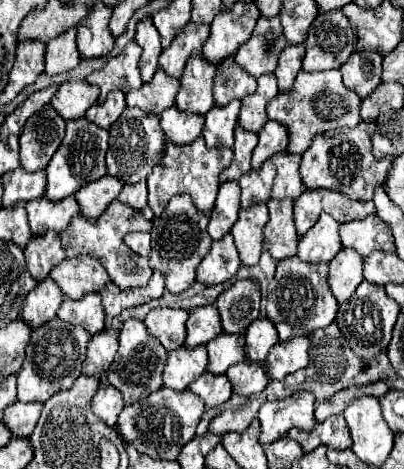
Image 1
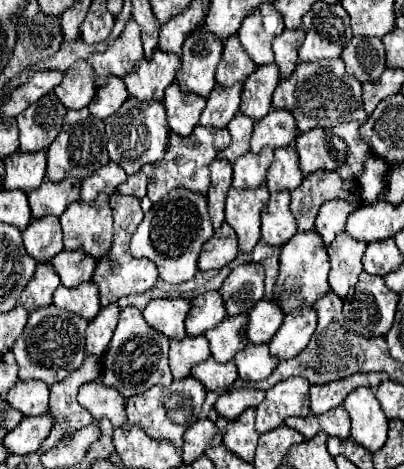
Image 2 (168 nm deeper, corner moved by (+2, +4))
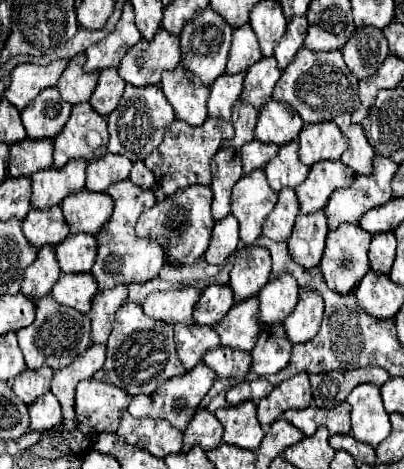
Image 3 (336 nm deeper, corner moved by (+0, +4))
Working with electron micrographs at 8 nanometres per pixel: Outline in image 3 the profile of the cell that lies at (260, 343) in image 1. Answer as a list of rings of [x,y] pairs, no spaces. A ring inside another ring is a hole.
[[[292,276],[272,278],[258,294],[260,320],[264,324],[280,324],[298,304],[298,284]]]

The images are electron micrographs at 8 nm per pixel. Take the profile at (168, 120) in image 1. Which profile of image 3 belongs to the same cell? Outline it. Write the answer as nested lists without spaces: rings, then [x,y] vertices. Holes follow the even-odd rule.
[[[176,66],[174,70],[164,72],[160,88],[172,104],[176,120],[182,120],[190,126],[200,126],[208,118],[206,110],[210,88],[192,78],[192,74],[184,68]]]

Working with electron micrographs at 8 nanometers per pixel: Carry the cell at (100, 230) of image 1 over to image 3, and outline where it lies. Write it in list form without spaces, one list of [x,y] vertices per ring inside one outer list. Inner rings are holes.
[[[80,190],[80,192],[72,192],[62,202],[62,212],[64,212],[66,224],[70,226],[72,234],[84,232],[84,234],[98,236],[98,232],[102,232],[102,228],[108,224],[110,216],[112,216],[112,208],[114,208],[114,202],[112,202],[112,198],[106,192],[86,192],[86,190]]]

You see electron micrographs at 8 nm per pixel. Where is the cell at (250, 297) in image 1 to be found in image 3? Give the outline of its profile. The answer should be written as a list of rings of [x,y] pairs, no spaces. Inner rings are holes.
[[[246,246],[236,252],[236,262],[230,272],[230,288],[234,300],[242,302],[260,292],[270,282],[270,252],[260,246]]]

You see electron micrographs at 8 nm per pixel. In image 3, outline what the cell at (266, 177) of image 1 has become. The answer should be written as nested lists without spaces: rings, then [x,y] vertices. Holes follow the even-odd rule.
[[[252,140],[250,144],[244,144],[242,150],[240,150],[244,174],[248,176],[254,170],[264,168],[266,162],[270,162],[276,152],[278,152],[278,146],[274,146],[274,144],[262,144],[258,140]]]

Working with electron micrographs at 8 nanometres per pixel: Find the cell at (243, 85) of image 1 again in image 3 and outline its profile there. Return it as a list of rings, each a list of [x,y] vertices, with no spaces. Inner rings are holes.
[[[244,24],[242,28],[234,30],[234,40],[230,48],[230,60],[226,66],[226,74],[238,74],[246,72],[252,64],[256,64],[262,58],[256,36],[250,28],[250,24]]]

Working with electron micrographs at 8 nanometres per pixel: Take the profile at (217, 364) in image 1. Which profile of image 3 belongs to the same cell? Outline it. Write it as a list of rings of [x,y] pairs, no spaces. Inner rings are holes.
[[[252,296],[250,300],[244,300],[242,304],[234,304],[228,316],[212,328],[220,336],[220,346],[250,352],[262,330],[258,298]]]

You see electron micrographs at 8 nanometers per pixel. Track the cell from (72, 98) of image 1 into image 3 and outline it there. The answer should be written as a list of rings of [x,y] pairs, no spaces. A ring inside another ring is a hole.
[[[84,54],[74,56],[58,80],[58,90],[60,90],[62,98],[72,106],[88,102],[96,88],[98,74],[96,72],[88,74],[88,72],[84,72],[82,66],[84,66]]]

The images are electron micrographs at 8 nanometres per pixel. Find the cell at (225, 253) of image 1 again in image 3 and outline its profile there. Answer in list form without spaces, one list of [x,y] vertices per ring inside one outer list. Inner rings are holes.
[[[228,214],[226,218],[218,220],[214,230],[212,230],[212,238],[210,238],[210,246],[204,254],[204,260],[208,264],[224,264],[228,260],[228,256],[232,252],[236,252],[238,246],[238,220]]]

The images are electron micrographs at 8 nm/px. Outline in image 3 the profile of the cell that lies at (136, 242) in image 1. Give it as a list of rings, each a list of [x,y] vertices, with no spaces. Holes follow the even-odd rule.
[[[122,180],[108,188],[108,194],[114,198],[114,214],[108,220],[106,228],[98,236],[98,258],[92,266],[92,274],[98,280],[100,290],[110,290],[120,284],[128,286],[132,282],[148,282],[158,276],[160,268],[164,266],[164,252],[162,246],[154,240],[140,240],[134,234],[136,220],[140,214],[156,204],[154,192],[134,186],[130,180]]]

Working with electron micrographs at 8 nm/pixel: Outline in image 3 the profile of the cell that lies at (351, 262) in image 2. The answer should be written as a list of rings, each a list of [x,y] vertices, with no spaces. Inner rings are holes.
[[[342,224],[334,232],[328,234],[326,252],[322,256],[320,270],[322,270],[330,290],[334,290],[338,294],[348,294],[356,288],[358,280],[362,280],[362,276],[366,276],[366,272],[370,270],[370,266],[368,266],[370,240],[372,240],[372,236],[366,230],[362,230],[358,224]]]

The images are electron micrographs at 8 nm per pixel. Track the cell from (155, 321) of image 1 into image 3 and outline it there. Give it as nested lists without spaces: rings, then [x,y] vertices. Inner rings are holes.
[[[194,288],[170,290],[170,292],[152,292],[142,304],[146,316],[162,320],[166,324],[194,324],[192,308],[198,302],[200,292]]]

